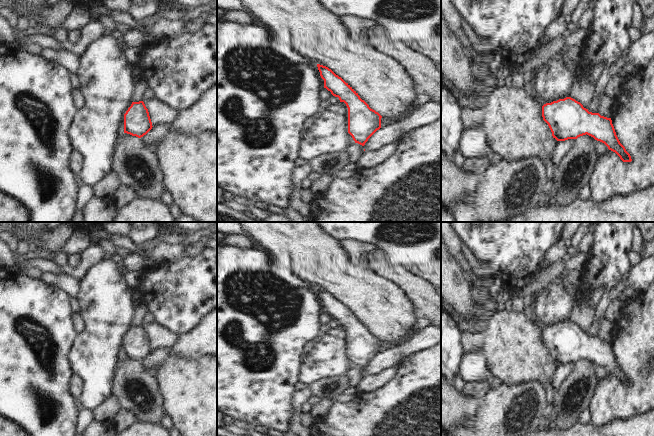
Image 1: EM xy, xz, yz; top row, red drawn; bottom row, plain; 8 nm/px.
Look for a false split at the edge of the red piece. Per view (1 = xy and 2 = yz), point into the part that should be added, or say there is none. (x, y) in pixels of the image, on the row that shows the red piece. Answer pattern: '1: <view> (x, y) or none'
1: none
2: none

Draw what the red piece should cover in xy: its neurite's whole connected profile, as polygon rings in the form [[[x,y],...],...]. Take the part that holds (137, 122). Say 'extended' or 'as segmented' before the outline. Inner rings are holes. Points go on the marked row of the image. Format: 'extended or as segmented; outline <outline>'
as segmented; outline [[[132,102],[124,114],[124,133],[141,138],[146,135],[152,127],[149,112],[144,102]]]

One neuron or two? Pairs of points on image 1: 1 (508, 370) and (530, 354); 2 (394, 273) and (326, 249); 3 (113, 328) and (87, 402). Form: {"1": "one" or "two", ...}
{"1": "one", "2": "two", "3": "one"}

